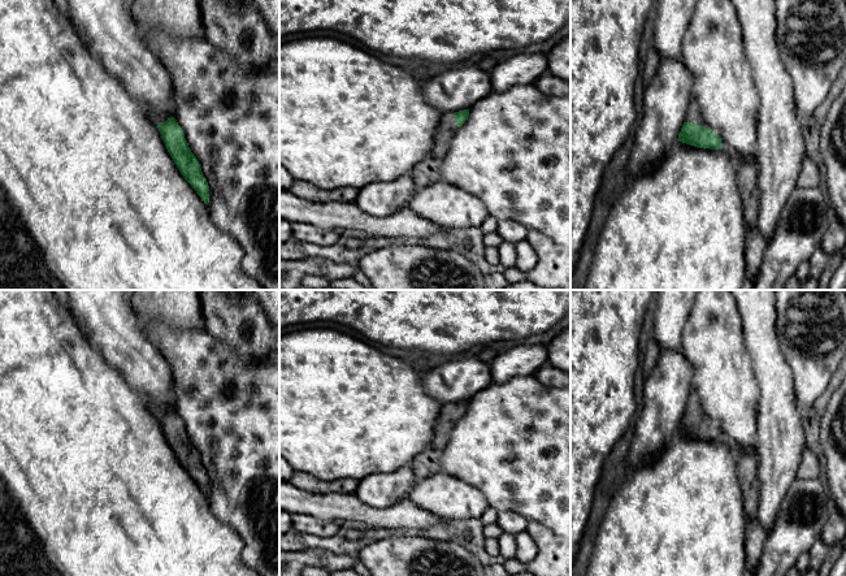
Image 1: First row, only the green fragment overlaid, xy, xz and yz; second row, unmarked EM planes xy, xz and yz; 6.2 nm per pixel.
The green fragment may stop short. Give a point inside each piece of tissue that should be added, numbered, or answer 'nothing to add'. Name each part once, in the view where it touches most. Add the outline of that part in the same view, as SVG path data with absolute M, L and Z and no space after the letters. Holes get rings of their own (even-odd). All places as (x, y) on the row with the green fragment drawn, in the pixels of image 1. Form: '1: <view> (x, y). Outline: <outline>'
1: yz (693, 115). Outline: M694 99L690 100L689 107L686 109L685 122L693 122L704 127L708 127L700 118L699 107Z

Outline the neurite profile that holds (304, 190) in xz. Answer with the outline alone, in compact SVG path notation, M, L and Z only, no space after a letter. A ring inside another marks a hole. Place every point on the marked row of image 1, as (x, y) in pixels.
M295 181L288 190L295 196L299 196L304 200L347 203L355 202L360 191L356 187L338 187L331 190L324 190L318 186L314 186L304 181Z

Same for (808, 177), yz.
M806 156L801 166L798 186L802 189L814 189L819 187L819 181L820 176L817 165L808 156Z

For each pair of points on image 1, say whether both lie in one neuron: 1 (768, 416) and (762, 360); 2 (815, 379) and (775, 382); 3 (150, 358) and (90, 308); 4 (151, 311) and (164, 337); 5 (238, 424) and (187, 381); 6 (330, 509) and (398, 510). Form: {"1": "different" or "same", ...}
{"1": "same", "2": "different", "3": "same", "4": "different", "5": "same", "6": "same"}

